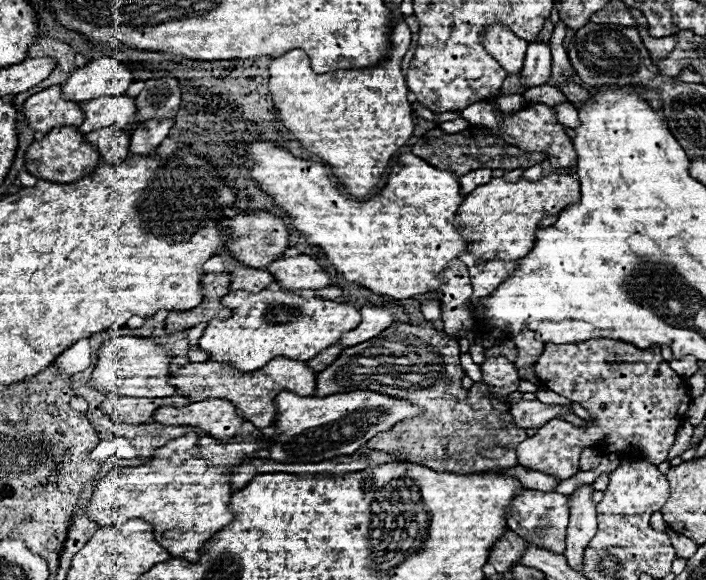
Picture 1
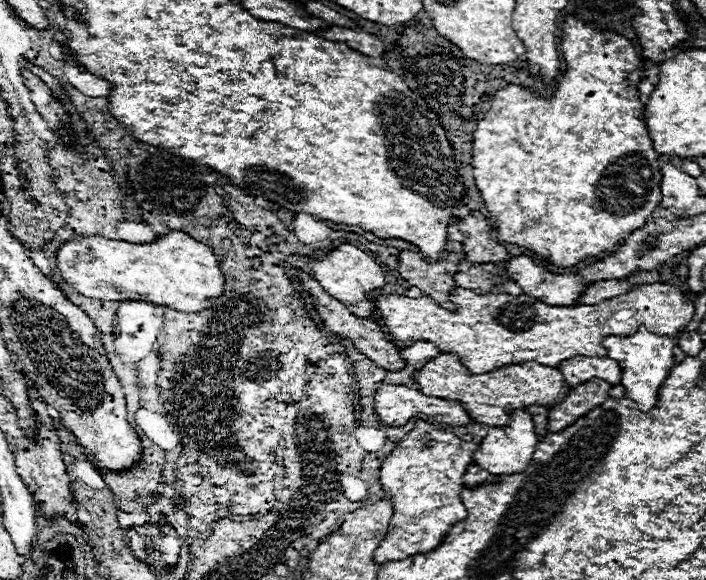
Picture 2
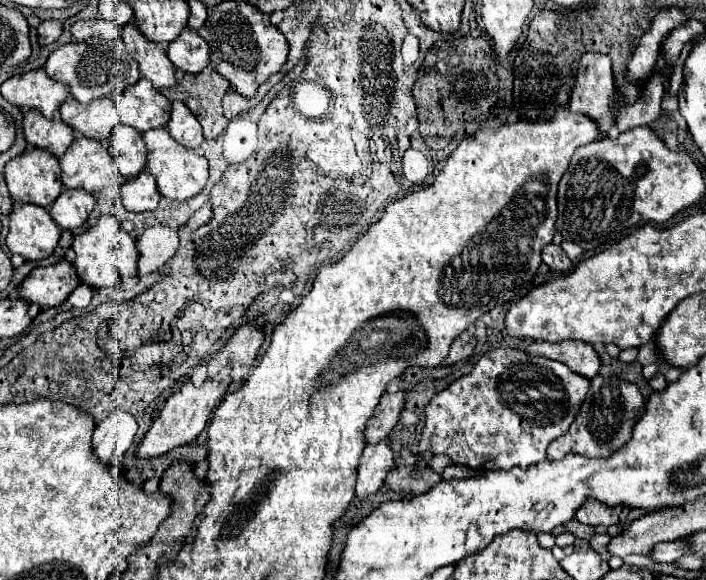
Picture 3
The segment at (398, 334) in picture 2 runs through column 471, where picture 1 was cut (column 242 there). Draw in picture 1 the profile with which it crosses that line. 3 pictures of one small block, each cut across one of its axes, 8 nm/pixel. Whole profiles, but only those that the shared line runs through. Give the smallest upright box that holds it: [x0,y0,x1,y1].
[200,290,360,372]

